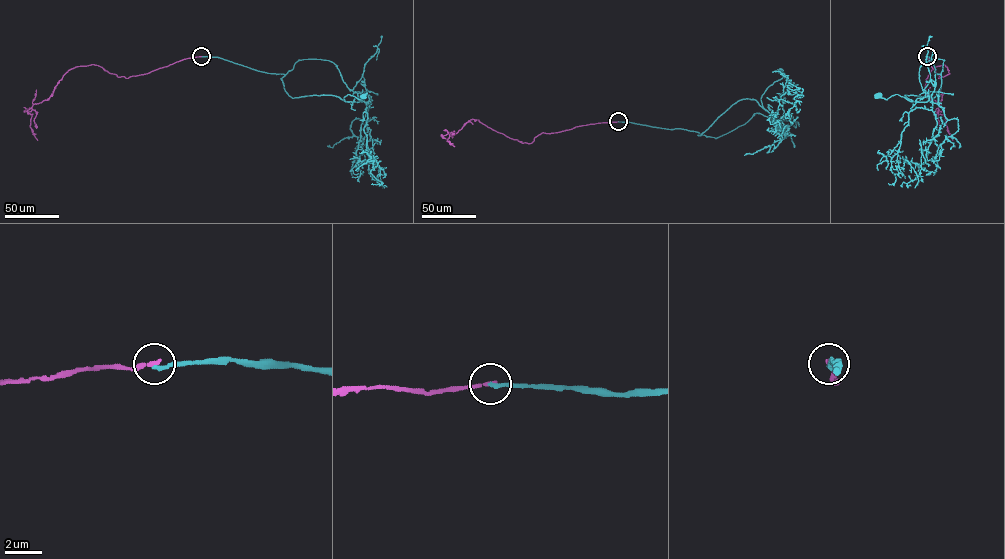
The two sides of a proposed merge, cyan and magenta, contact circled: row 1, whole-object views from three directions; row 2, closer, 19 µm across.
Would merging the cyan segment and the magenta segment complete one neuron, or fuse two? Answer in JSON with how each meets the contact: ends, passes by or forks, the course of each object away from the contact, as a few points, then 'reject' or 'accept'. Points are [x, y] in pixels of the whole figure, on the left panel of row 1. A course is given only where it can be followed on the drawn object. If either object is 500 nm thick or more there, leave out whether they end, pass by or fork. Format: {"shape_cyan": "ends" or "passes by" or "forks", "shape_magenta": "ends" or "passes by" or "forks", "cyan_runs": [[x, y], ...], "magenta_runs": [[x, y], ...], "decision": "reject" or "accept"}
{"shape_cyan": "ends", "shape_magenta": "ends", "cyan_runs": [[201, 56], [283, 74], [284, 90], [293, 98], [332, 95], [346, 101], [348, 94], [360, 99], [363, 96]], "magenta_runs": [[201, 56], [127, 78], [93, 64], [68, 70], [47, 99], [26, 111], [32, 114], [30, 127], [37, 140]], "decision": "reject"}

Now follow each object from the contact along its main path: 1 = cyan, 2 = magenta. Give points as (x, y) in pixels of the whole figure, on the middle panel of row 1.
1: (618, 121), (701, 135), (739, 100), (753, 99), (763, 107), (762, 95), (782, 77), (780, 70)
2: (618, 121), (542, 132), (527, 143), (472, 119), (454, 134), (443, 130), (449, 134), (447, 141), (454, 146)

